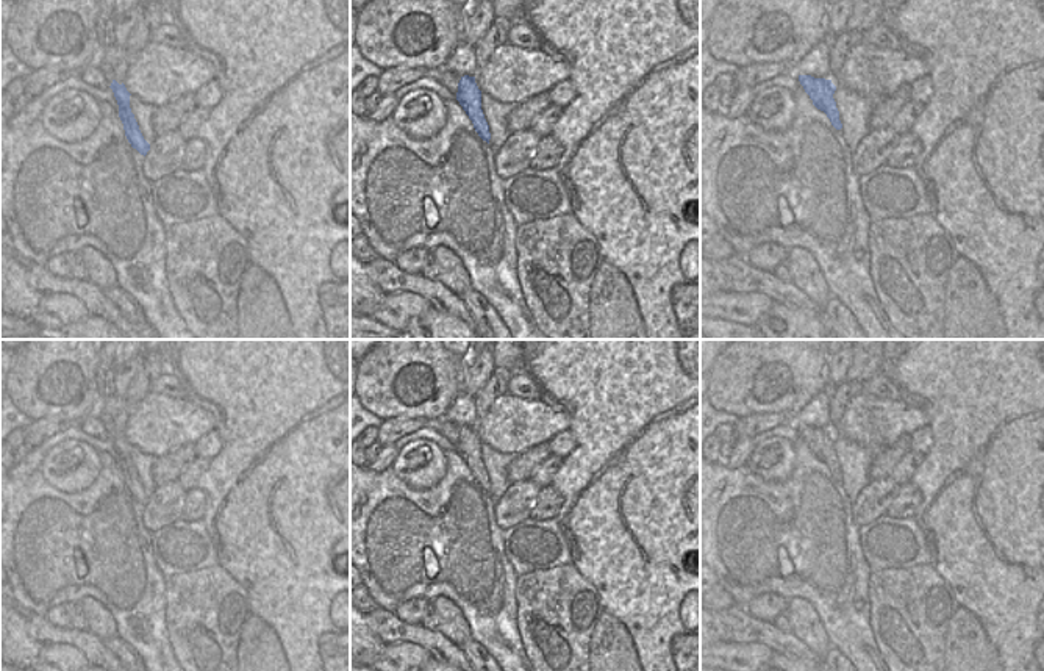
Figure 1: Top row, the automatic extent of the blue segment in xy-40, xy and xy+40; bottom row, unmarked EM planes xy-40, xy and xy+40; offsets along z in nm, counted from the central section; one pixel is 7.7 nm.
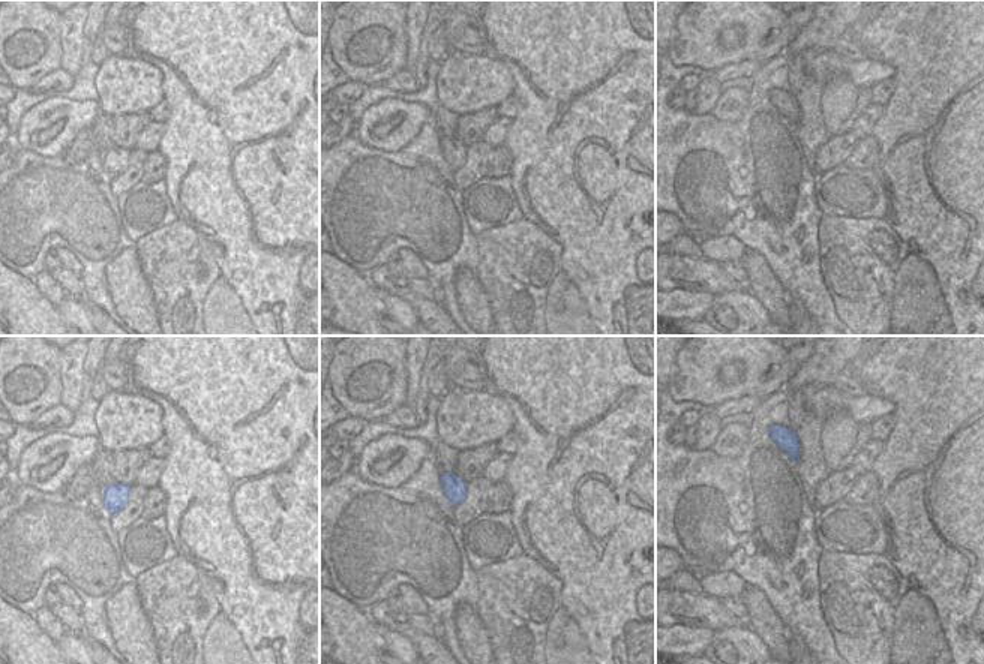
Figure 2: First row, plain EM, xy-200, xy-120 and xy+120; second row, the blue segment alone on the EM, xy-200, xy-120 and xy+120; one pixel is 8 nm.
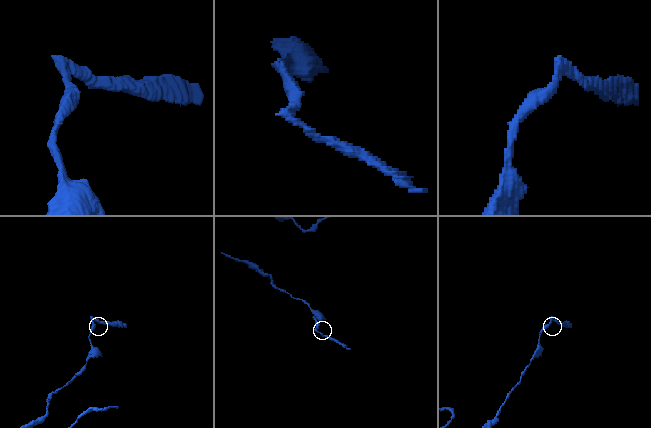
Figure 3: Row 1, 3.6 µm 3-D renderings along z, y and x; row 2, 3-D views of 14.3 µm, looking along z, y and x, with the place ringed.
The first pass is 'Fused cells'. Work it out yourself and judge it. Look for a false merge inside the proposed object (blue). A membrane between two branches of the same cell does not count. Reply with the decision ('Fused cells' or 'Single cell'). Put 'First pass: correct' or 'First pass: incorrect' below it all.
Fused cells
First pass: correct

